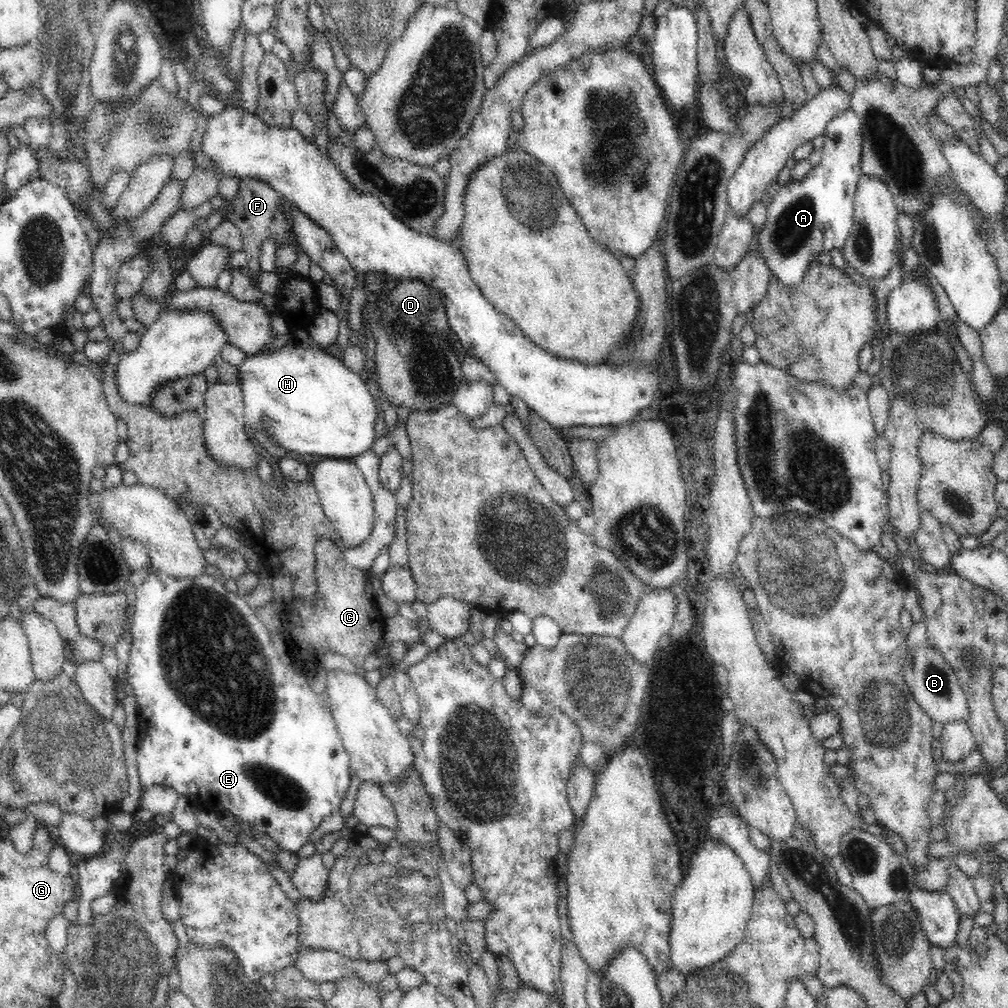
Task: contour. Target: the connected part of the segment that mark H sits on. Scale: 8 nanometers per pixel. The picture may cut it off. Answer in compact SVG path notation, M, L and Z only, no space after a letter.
M296 328L292 331L299 345L296 348L274 349L268 353L260 352L248 355L246 360L237 366L240 369L241 386L244 394L244 419L252 428L262 429L268 438L270 434L276 444L283 447L290 455L316 455L332 459L354 460L364 452L371 451L376 440L374 424L378 420L378 408L374 396L368 390L366 381L358 372L352 372L343 361L330 357L311 341L307 328Z

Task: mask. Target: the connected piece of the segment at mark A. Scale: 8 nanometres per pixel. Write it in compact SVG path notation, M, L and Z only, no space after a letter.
M848 107L830 120L823 136L823 155L819 165L812 167L802 180L792 178L786 185L782 185L766 206L767 219L761 228L759 248L761 255L768 260L771 276L777 276L781 284L798 284L821 252L842 248L853 224L854 198L859 178L863 175L863 134L860 119Z

